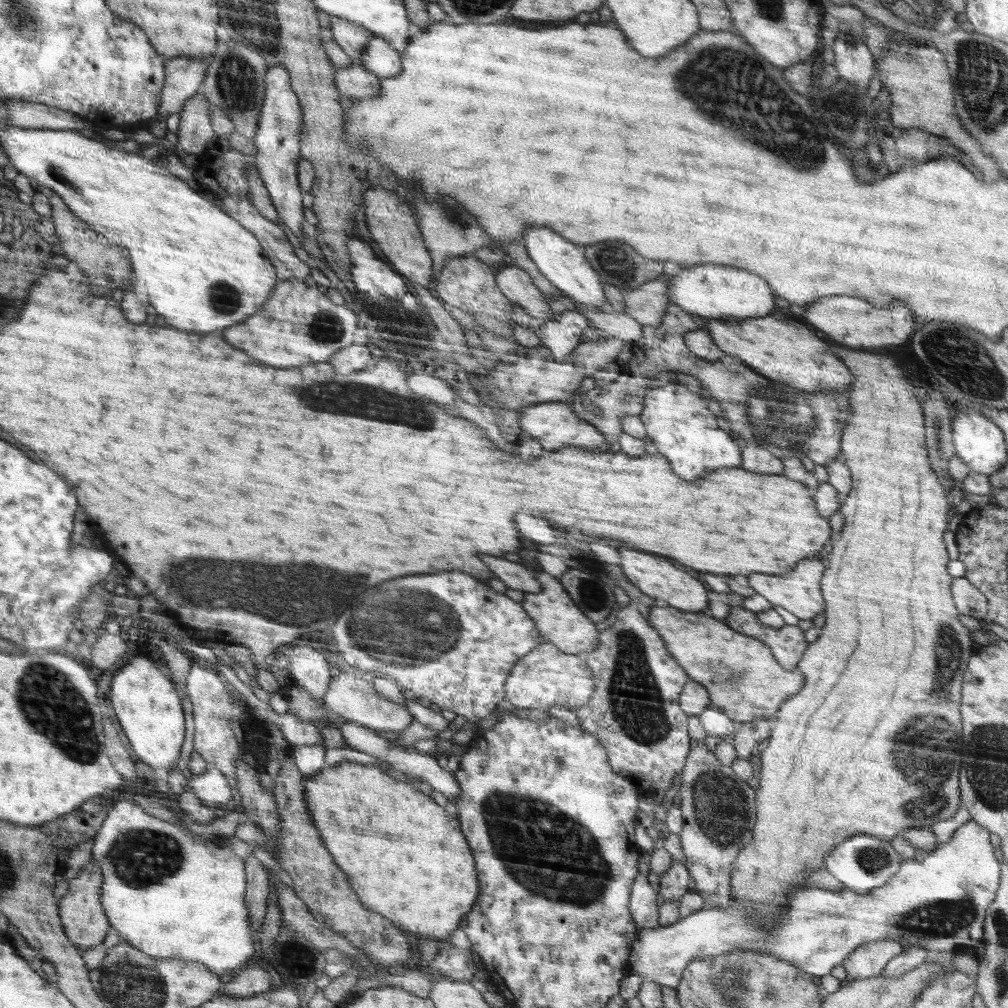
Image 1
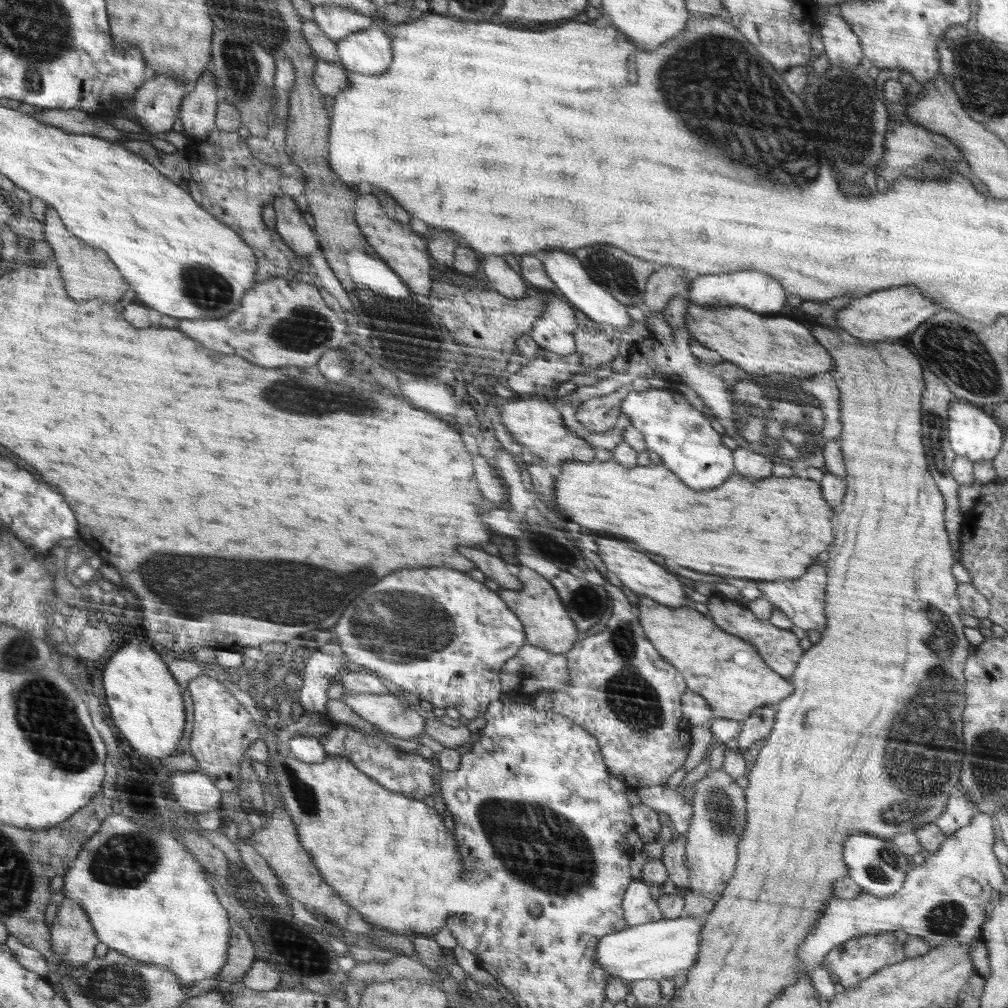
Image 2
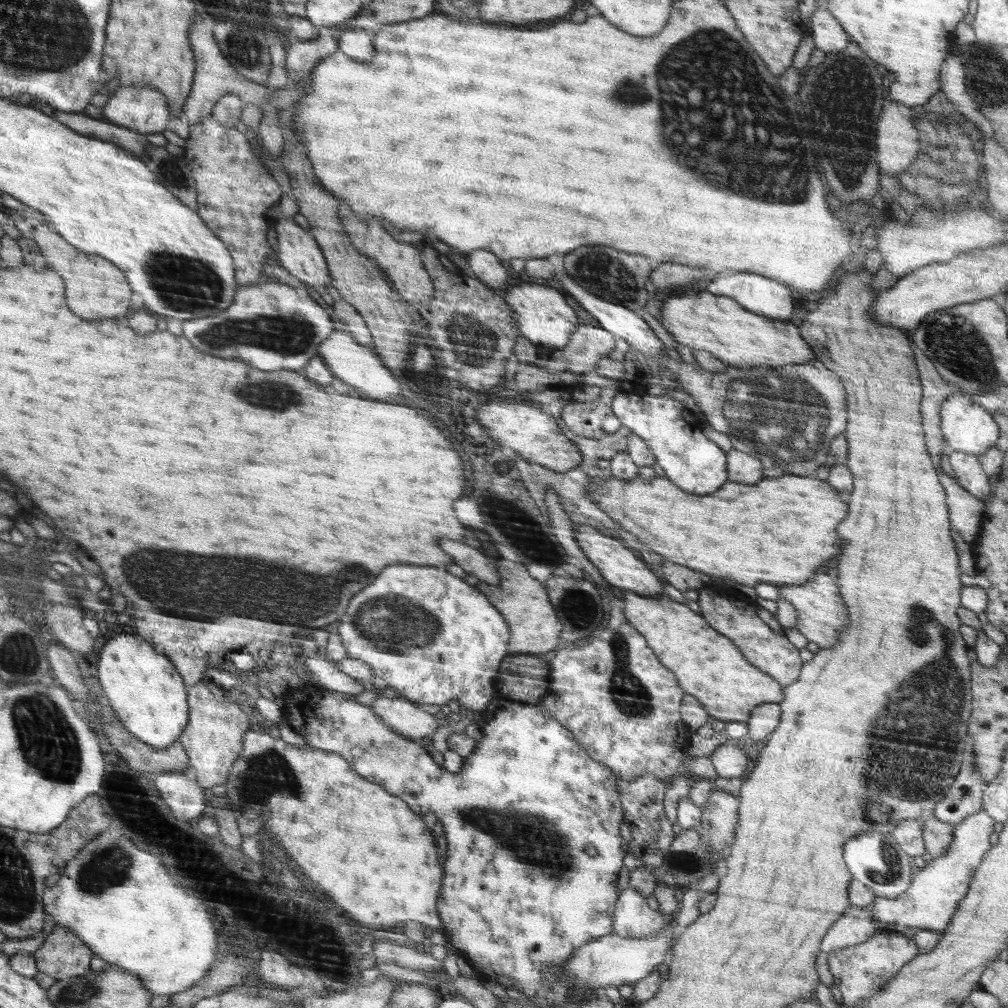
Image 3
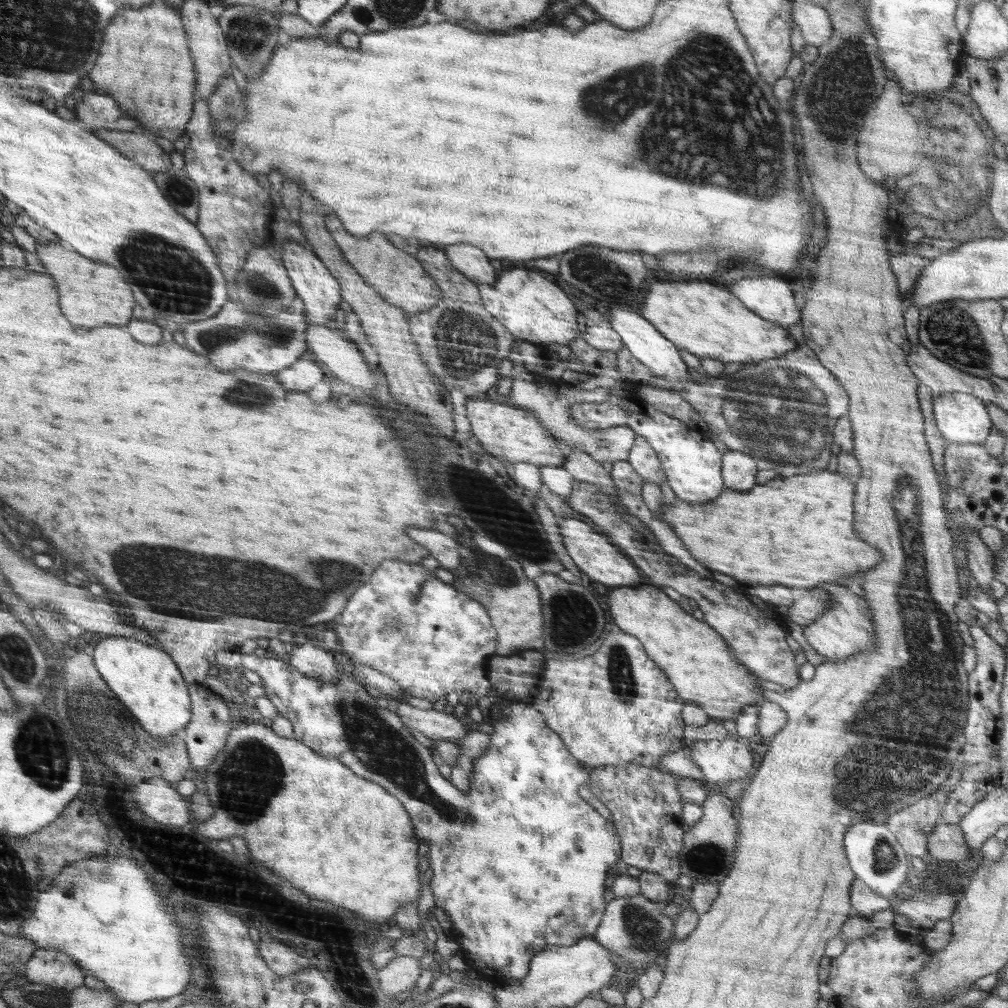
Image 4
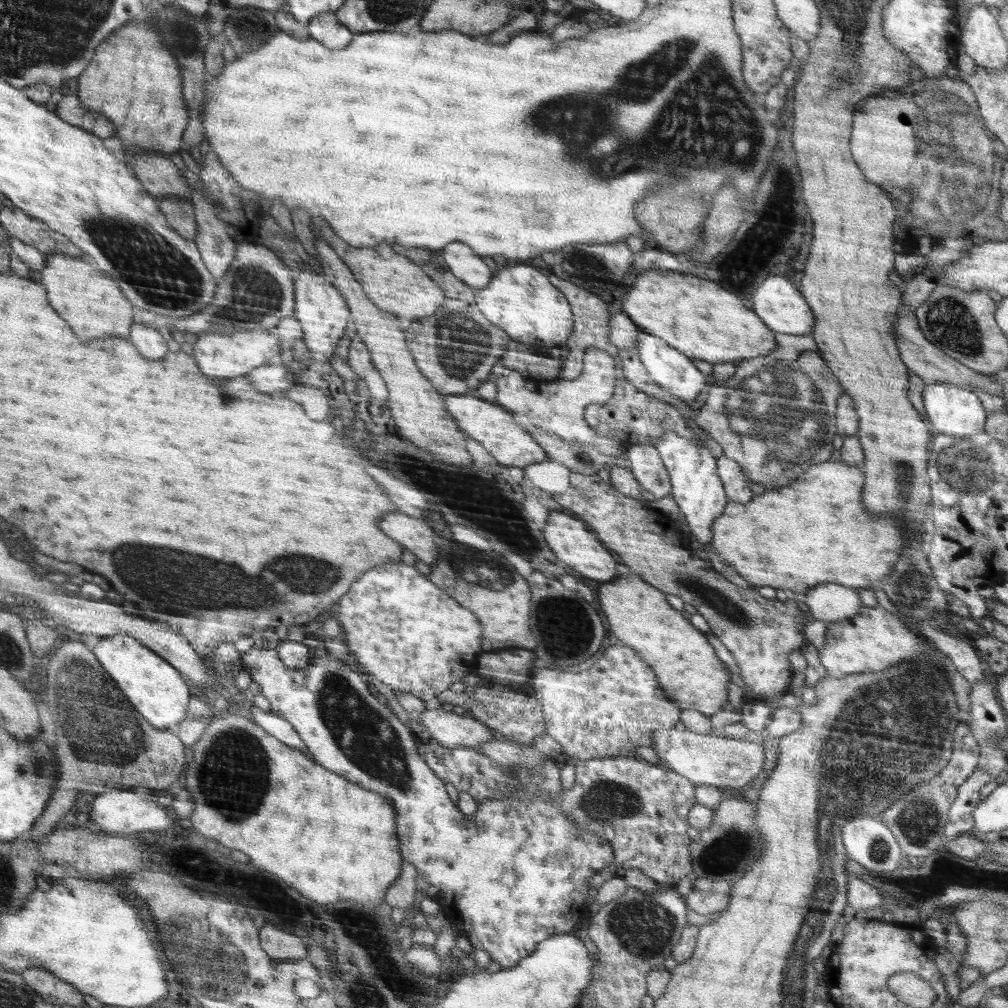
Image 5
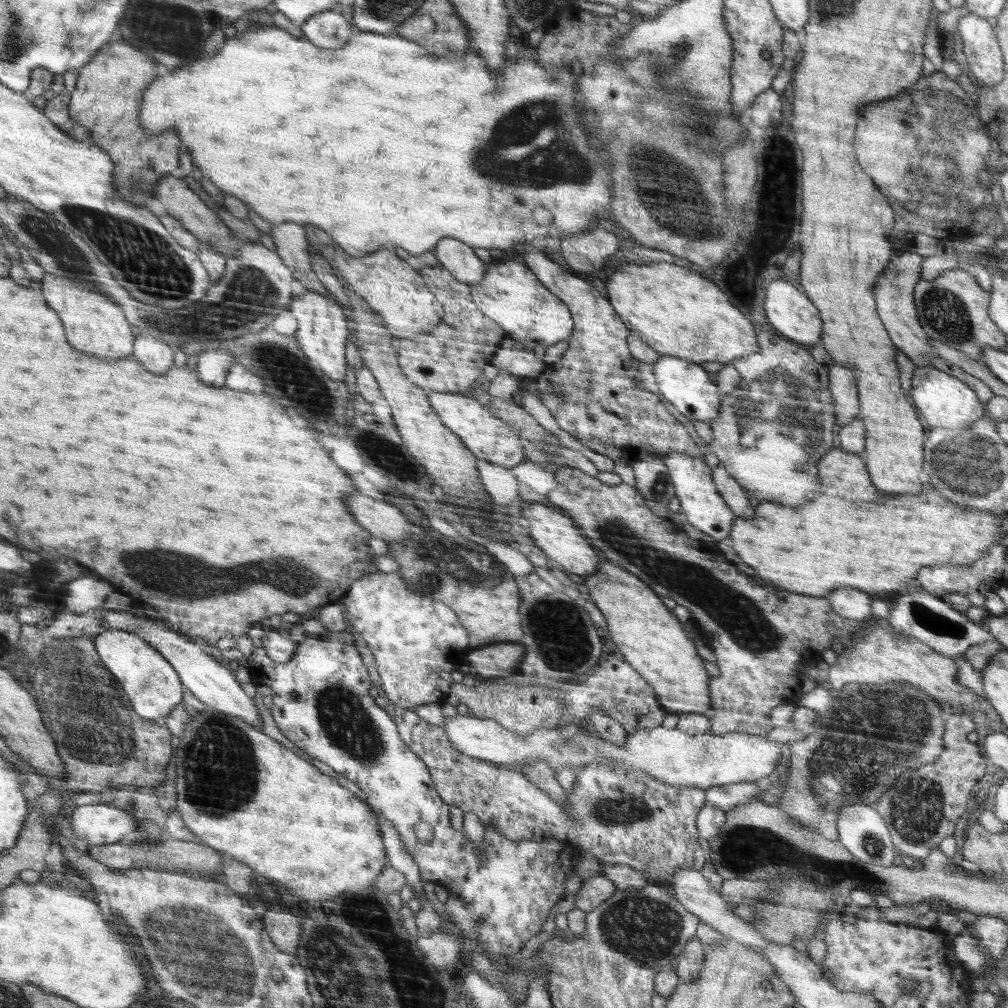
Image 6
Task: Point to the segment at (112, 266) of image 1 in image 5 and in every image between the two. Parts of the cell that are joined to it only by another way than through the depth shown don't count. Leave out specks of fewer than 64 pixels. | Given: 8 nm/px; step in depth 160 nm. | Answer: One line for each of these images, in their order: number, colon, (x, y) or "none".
2: (90, 272)
3: (97, 291)
4: (93, 294)
5: (88, 299)

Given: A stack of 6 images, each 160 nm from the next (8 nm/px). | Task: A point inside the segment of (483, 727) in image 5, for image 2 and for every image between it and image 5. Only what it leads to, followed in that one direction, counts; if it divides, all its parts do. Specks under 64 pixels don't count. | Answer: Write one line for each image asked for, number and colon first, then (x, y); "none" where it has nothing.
2: (391, 714)
3: (406, 717)
4: (437, 725)

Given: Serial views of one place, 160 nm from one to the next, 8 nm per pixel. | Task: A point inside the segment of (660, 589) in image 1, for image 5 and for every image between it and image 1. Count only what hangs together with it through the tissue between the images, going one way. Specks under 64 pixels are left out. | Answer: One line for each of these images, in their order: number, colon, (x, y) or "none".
2: (636, 572)
3: (619, 567)
4: (591, 552)
5: (569, 539)

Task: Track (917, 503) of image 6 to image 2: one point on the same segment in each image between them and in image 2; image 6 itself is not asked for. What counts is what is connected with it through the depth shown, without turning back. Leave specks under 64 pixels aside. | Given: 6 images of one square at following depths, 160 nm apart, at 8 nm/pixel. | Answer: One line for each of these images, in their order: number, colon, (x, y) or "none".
2: (772, 529)
3: (783, 529)
4: (783, 532)
5: (816, 530)

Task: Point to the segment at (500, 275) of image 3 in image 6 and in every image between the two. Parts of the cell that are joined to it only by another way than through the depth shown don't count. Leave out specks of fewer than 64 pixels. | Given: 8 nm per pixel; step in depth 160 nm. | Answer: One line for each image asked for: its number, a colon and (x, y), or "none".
4: (471, 261)
5: (464, 262)
6: (459, 258)

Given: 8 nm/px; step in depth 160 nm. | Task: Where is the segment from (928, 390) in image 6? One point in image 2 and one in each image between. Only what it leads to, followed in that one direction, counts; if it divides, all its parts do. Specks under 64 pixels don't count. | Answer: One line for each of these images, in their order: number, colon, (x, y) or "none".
2: (973, 433)
3: (967, 427)
4: (961, 418)
5: (952, 410)

